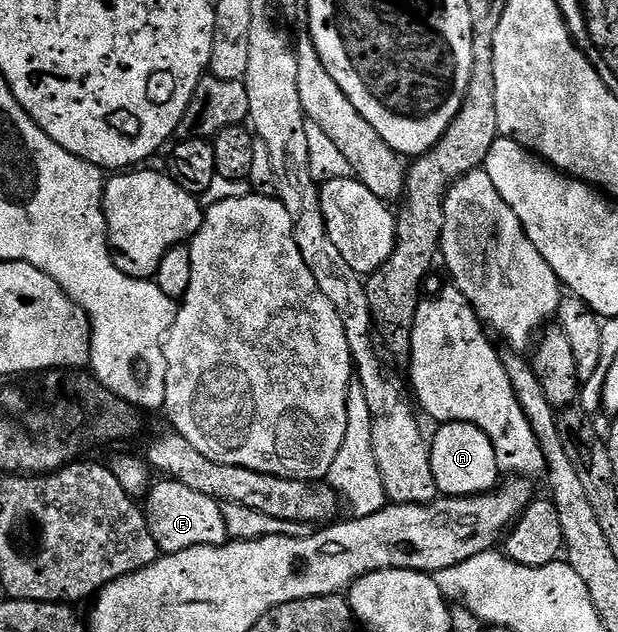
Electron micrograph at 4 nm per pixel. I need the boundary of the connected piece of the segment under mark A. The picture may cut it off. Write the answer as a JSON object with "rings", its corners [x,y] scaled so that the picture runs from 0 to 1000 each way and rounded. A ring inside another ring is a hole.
{"rings":[[[720,668],[702,676],[704,688],[696,688],[697,739],[701,759],[707,759],[712,783],[727,788],[764,788],[769,782],[791,782],[811,763],[811,745],[804,734],[804,715],[798,715],[798,703],[778,677],[757,668]]]}

